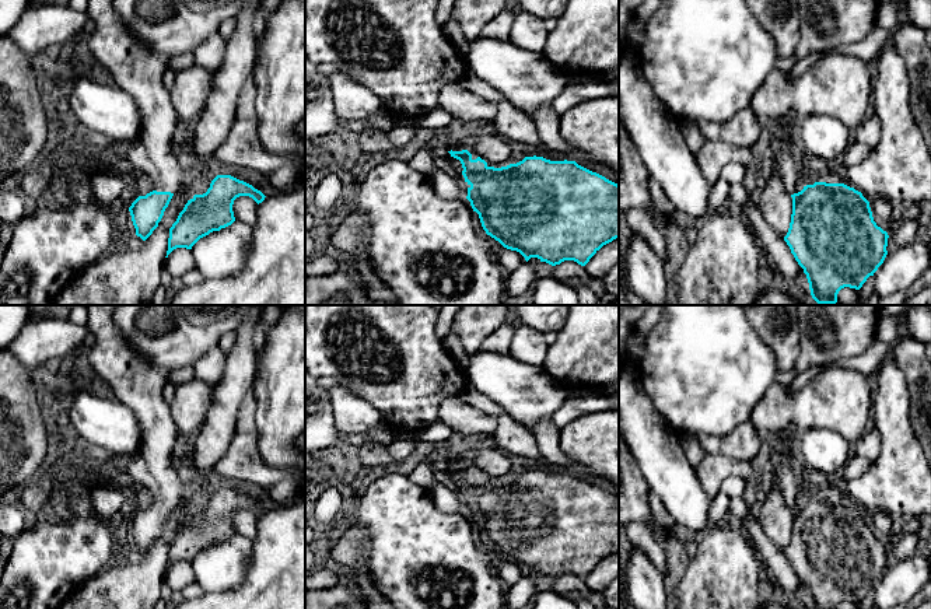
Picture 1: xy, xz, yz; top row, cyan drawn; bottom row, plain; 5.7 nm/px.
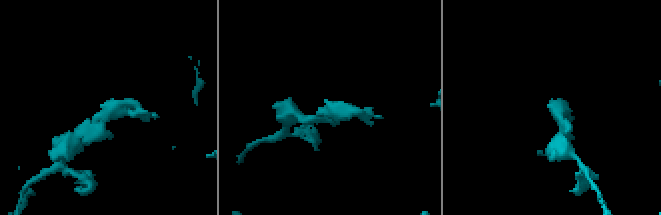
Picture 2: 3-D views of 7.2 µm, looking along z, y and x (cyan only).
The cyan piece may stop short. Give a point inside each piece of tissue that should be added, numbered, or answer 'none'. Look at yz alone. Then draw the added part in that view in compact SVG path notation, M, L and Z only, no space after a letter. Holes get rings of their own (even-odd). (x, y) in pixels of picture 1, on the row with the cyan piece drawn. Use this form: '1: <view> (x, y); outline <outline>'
1: yz (784, 165); outline M781 151L780 155L774 158L774 169L783 178L783 183L788 193L794 195L802 190L799 171L790 151Z

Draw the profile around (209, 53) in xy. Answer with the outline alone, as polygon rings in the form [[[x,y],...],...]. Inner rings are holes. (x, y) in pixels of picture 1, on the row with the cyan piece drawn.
[[[217,32],[204,38],[192,55],[195,66],[203,67],[207,71],[217,71],[225,56],[227,41]]]

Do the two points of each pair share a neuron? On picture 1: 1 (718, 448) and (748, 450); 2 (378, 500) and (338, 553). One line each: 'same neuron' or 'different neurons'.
1: same neuron
2: different neurons

